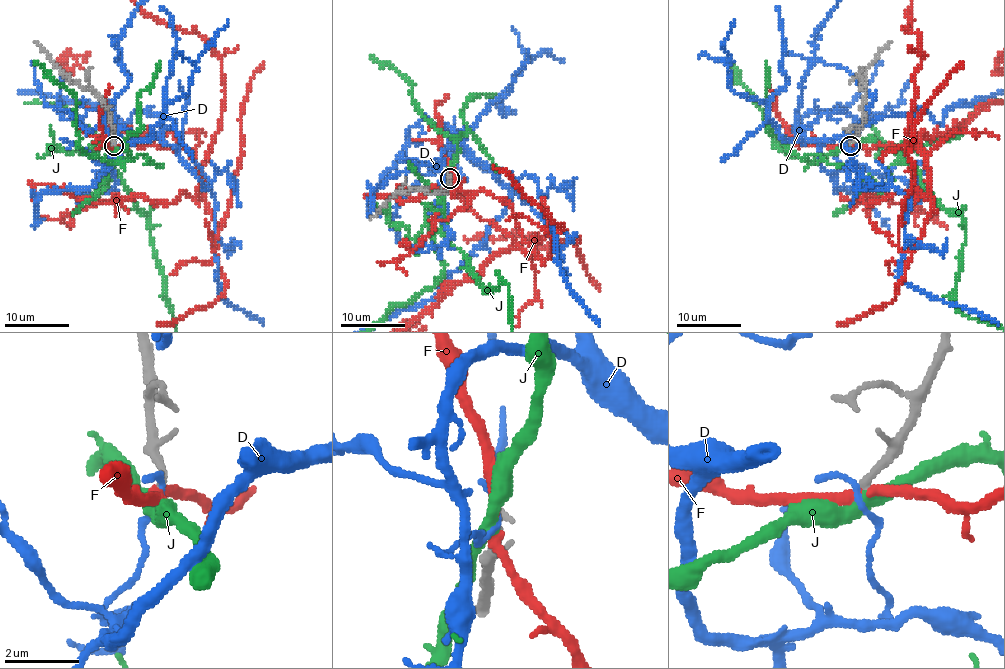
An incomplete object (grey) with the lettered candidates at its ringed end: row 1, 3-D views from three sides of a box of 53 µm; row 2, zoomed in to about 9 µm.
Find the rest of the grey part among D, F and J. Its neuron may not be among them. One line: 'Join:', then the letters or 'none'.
Join: J

